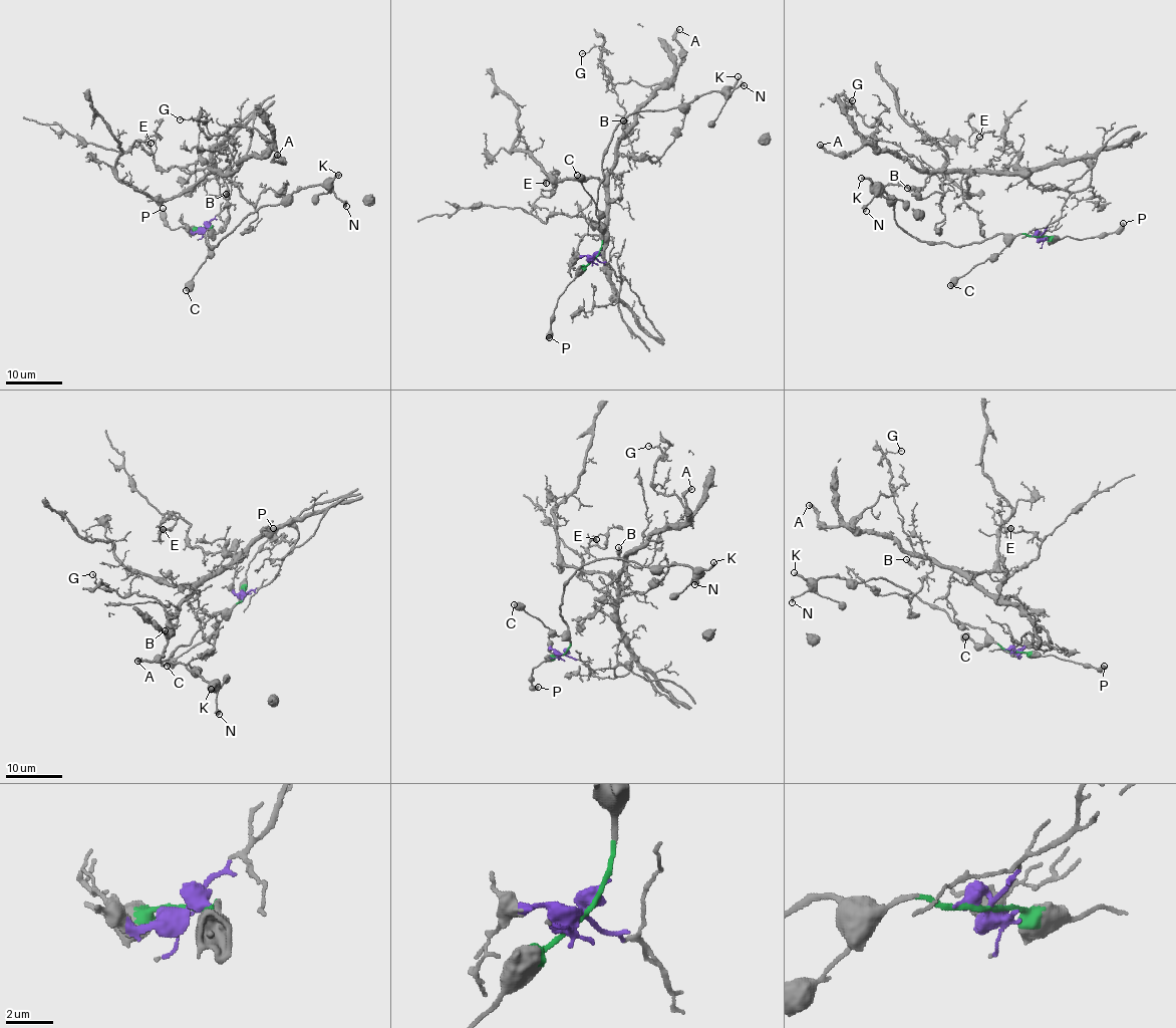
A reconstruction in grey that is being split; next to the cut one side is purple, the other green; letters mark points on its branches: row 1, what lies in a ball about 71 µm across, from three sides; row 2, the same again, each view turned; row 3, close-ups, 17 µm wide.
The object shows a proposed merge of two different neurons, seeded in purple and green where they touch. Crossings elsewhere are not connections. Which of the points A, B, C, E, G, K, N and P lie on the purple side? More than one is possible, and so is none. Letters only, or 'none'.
A, B, E, G

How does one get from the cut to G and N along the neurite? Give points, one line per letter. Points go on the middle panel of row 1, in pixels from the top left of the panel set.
G: (596, 255), (621, 277), (621, 300), (604, 258), (615, 143), (667, 82), (613, 83), (599, 48), (581, 54)
N: (596, 256), (601, 246), (595, 203), (602, 154), (612, 132), (636, 111), (668, 111), (706, 93), (745, 85)

